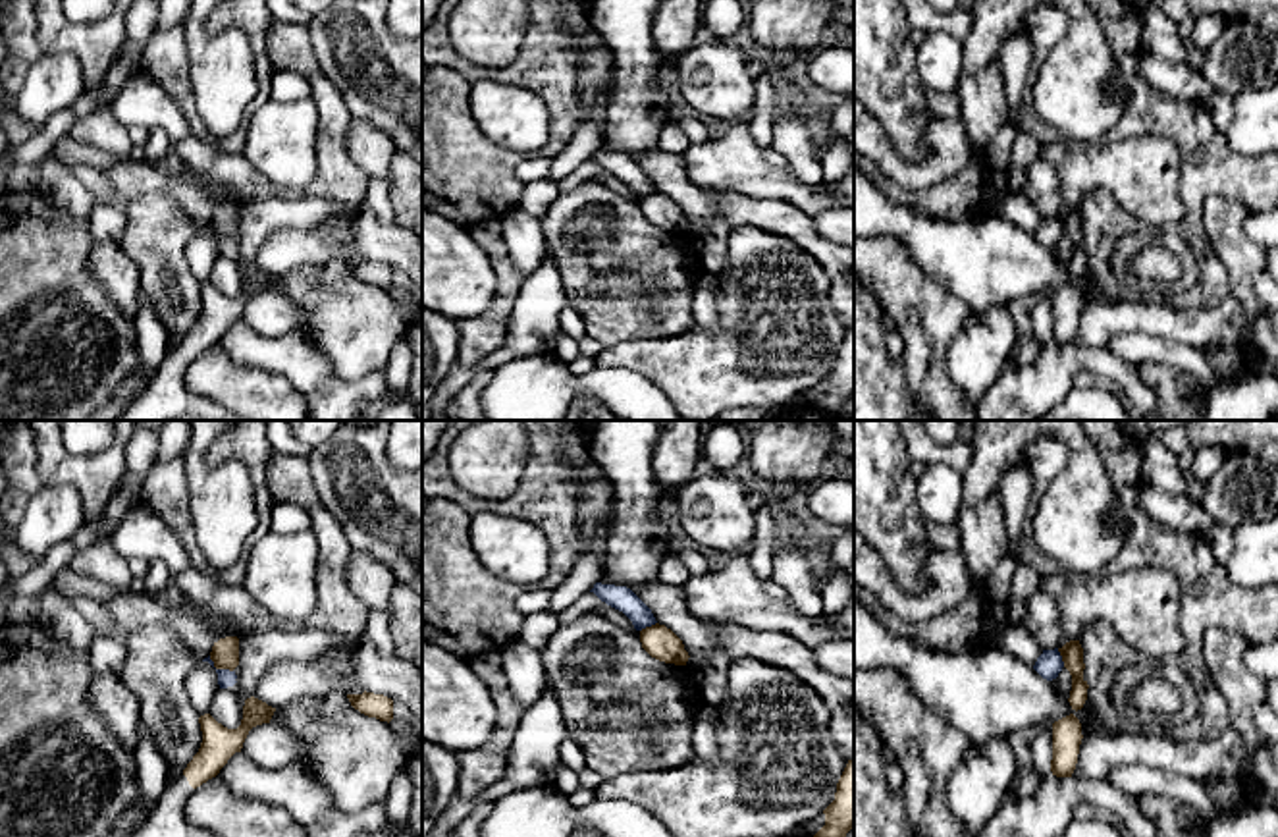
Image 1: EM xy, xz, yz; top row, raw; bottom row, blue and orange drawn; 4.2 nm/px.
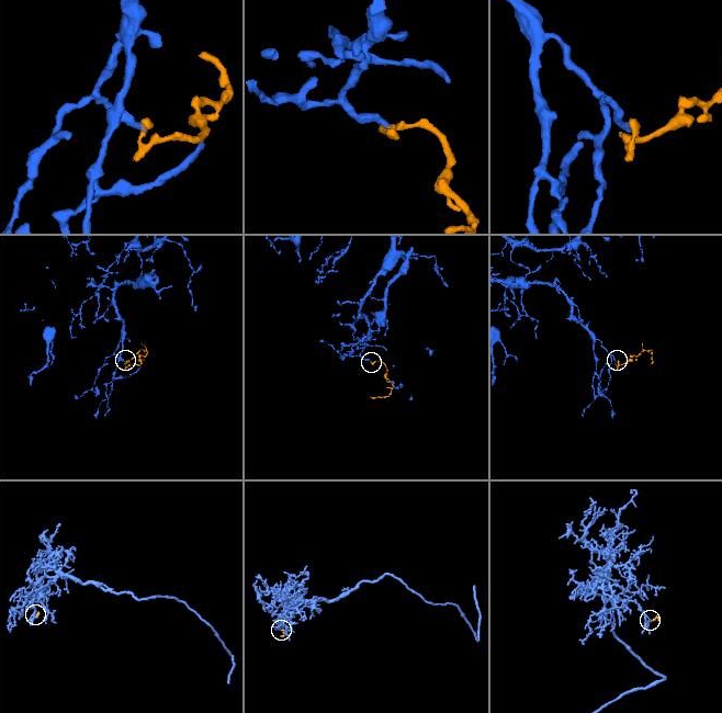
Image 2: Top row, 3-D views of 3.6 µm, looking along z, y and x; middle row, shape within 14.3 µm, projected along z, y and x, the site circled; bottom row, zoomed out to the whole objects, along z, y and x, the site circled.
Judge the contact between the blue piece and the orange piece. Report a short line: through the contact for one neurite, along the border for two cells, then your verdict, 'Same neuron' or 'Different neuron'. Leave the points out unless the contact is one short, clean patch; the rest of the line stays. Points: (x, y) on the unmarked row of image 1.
Line: xy (209, 224), (216, 236), (232, 240). Different neuron

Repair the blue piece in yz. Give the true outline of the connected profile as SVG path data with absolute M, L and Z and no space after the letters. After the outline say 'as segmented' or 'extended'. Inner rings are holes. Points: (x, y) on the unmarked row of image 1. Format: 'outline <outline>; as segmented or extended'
outline M1058 216L1043 218L1043 222L1037 226L1033 233L1033 237L1047 249L1056 247L1062 235L1064 235L1064 230Z; as segmented

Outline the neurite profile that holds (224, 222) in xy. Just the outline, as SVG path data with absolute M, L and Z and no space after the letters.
M226 204L214 210L210 228L214 230L216 237L233 239L239 233L239 206Z

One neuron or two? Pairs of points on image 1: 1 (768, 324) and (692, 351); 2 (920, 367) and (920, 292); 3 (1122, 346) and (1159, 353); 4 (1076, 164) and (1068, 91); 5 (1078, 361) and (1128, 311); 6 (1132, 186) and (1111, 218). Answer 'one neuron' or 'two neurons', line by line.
1: one neuron
2: one neuron
3: one neuron
4: two neurons
5: two neurons
6: two neurons

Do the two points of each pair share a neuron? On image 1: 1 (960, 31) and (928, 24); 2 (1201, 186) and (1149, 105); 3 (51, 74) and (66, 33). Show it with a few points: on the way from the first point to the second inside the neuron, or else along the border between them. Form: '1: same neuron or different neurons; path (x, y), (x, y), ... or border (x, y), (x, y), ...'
1: same neuron; path (953, 24), (935, 24)
2: same neuron; path (1201, 164), (1201, 153), (1171, 122)
3: different neurons; border (45, 53), (70, 53), (79, 62), (85, 87)

